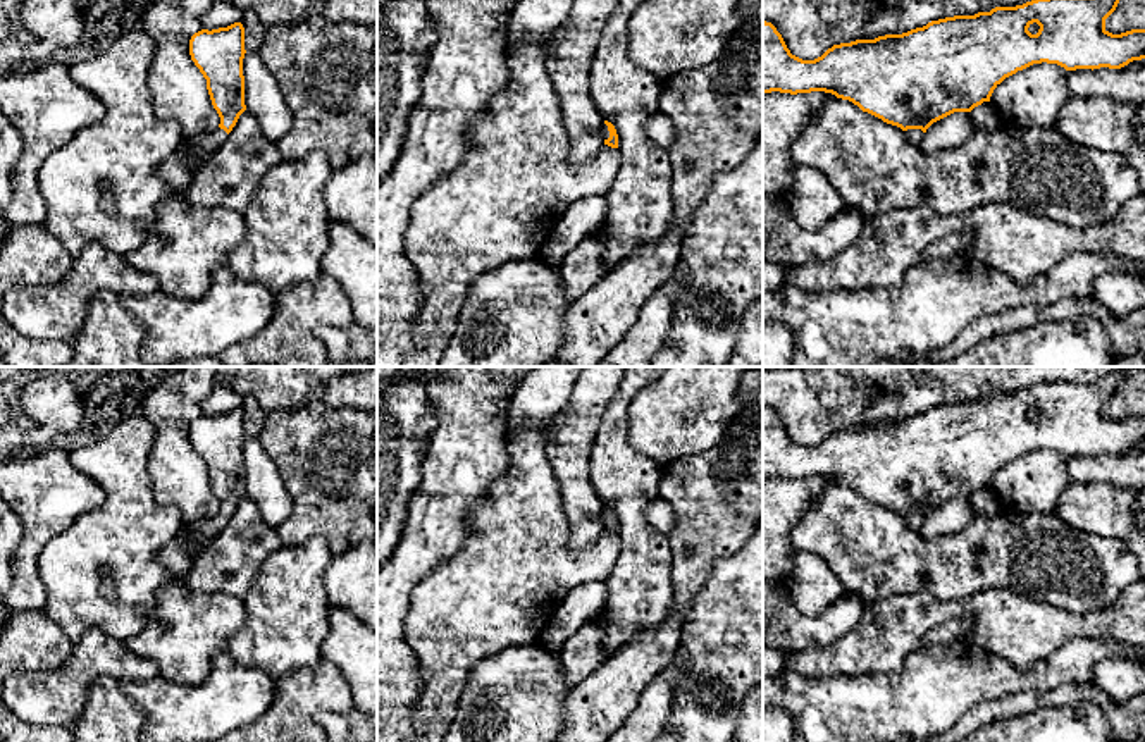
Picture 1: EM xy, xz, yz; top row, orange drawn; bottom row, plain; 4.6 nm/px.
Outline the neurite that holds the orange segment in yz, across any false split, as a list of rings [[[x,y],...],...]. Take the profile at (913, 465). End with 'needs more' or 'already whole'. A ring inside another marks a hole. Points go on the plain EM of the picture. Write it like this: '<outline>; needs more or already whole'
[[[1116,370],[1093,382],[1049,382],[975,401],[945,403],[902,420],[833,430],[814,446],[792,441],[777,413],[763,406],[763,479],[832,479],[901,513],[913,530],[921,530],[933,508],[990,487],[1006,463],[1033,449],[1093,456],[1121,454],[1145,444],[1145,415],[1121,420],[1105,415],[1105,405],[1124,377],[1126,372]]]; needs more

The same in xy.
[[[241,408],[212,417],[201,415],[191,422],[189,441],[207,465],[207,475],[220,510],[210,520],[188,523],[188,529],[157,554],[170,573],[184,577],[189,572],[195,561],[191,542],[212,539],[220,532],[246,496],[244,439],[244,413]]]; needs more

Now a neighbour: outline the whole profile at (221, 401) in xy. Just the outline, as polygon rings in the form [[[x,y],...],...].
[[[215,367],[217,375],[214,380],[212,393],[201,405],[203,415],[219,415],[227,413],[234,408],[241,408],[244,396],[234,391],[232,377],[236,375],[238,367]]]

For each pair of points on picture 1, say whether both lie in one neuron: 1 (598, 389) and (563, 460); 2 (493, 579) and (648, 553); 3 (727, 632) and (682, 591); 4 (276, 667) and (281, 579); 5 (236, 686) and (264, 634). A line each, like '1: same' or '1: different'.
1: same
2: different
3: different
4: same
5: different

